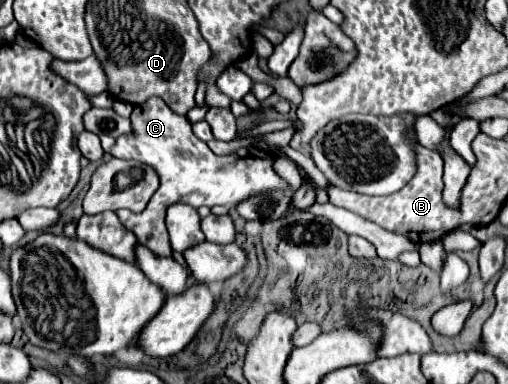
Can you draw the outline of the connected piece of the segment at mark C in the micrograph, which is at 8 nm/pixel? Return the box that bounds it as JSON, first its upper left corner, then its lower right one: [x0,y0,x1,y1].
[110,96,292,256]

